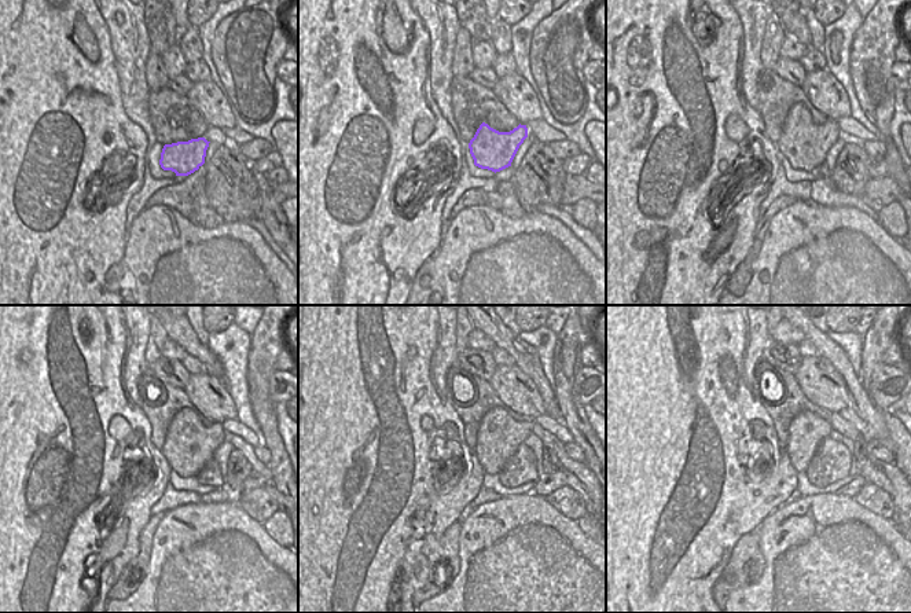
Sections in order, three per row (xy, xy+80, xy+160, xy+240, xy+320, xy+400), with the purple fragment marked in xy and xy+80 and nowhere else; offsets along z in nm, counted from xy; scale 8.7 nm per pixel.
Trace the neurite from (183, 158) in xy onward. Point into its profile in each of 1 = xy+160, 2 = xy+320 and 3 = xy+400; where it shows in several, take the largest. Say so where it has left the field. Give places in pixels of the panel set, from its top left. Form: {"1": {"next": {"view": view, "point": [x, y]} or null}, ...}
{"1": {"next": {"view": "xy+160", "point": [803, 143]}}, "2": {"next": {"view": "xy+320", "point": [499, 444]}}, "3": {"next": {"view": "xy+400", "point": [810, 448]}}}

